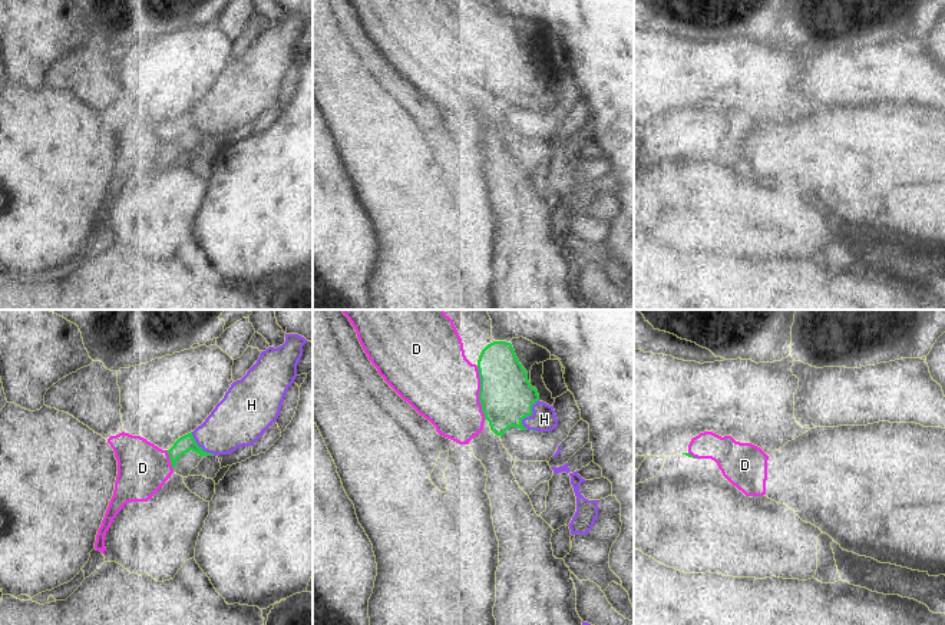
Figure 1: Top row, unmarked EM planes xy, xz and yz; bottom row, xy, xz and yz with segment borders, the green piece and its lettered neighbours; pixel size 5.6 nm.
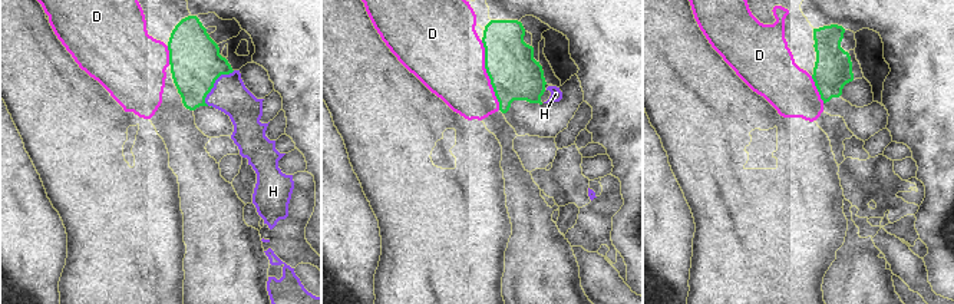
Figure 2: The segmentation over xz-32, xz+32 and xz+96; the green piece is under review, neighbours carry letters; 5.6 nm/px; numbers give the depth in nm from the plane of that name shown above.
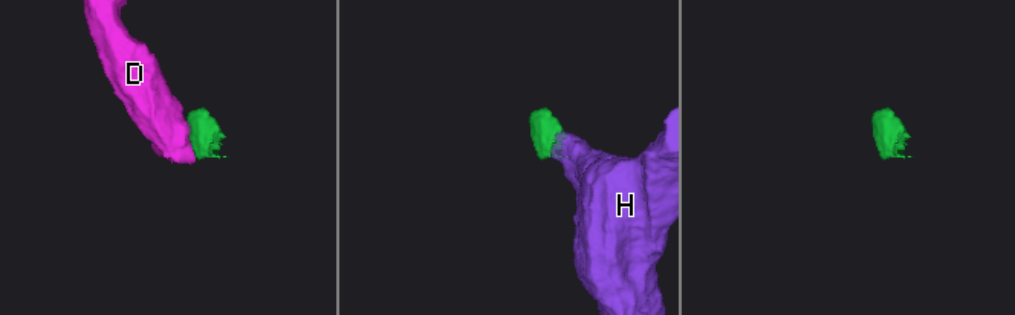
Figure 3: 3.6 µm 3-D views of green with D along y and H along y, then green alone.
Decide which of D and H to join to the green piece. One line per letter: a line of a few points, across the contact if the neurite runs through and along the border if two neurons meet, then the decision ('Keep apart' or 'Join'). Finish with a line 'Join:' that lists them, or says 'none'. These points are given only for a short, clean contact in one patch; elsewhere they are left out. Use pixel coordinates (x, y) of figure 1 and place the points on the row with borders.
D: Line: xz (506, 397), (501, 393), (479, 393), (456, 393), (438, 380). Join
H: Line: xz (506, 397), (529, 414), (544, 419). Join
Join: D, H.

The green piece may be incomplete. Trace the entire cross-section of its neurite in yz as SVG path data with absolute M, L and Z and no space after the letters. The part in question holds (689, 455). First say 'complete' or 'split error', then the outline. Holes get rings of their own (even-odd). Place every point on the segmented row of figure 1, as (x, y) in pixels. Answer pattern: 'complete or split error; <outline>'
split error; M704 431L691 439L688 452L683 454L714 460L723 476L746 496L766 495L769 456L751 443Z

